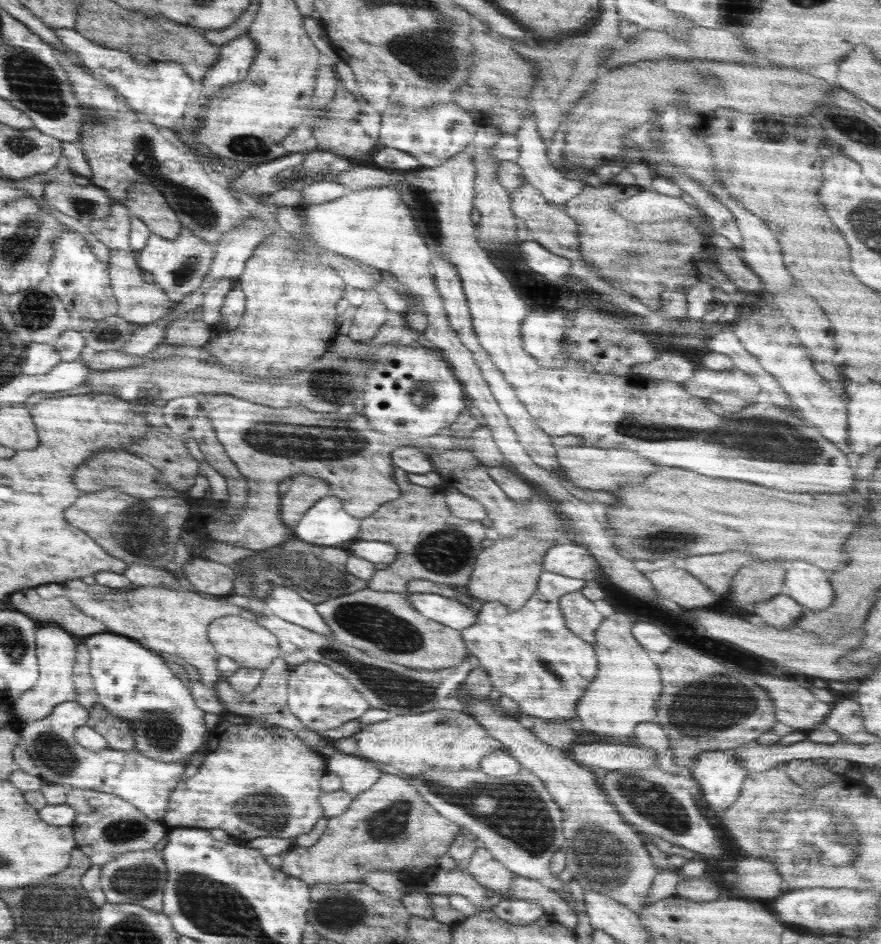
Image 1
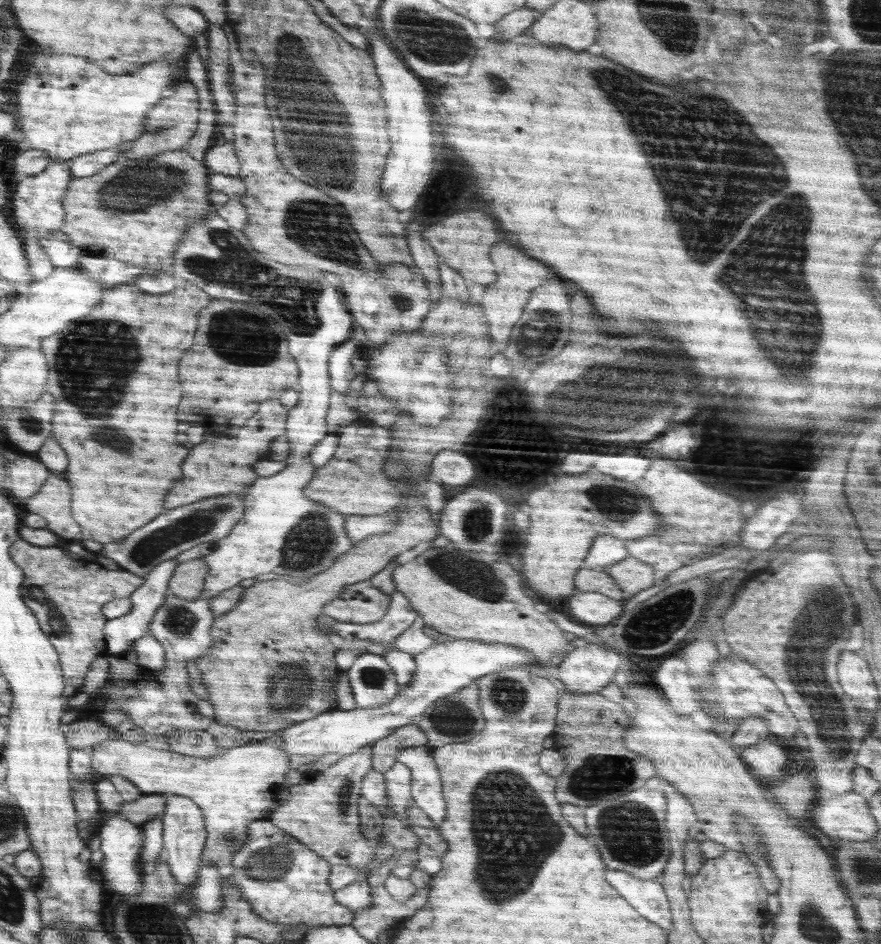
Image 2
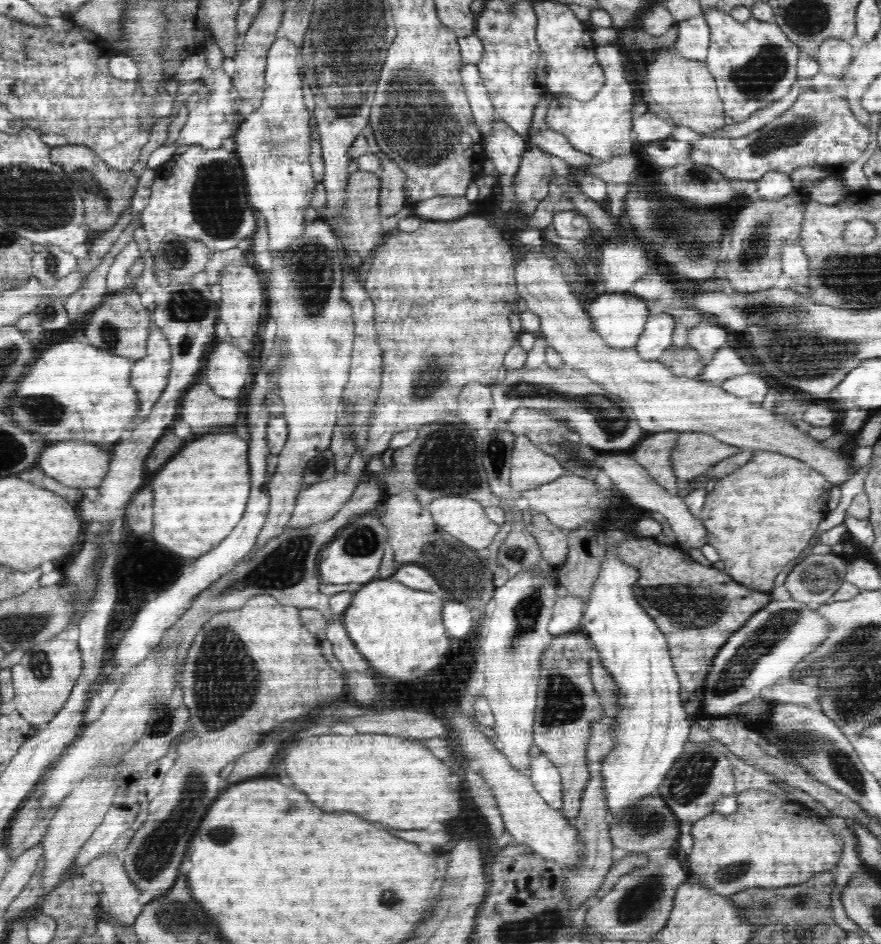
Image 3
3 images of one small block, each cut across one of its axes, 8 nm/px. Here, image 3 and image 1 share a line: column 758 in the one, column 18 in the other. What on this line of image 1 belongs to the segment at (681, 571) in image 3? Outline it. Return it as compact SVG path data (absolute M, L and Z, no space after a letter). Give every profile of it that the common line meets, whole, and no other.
M34 588L14 592L6 600L8 606L26 614L32 622L39 625L56 623L74 632L76 636L90 636L106 632L107 625L96 618L82 614L82 611L66 597L46 599L39 596Z

